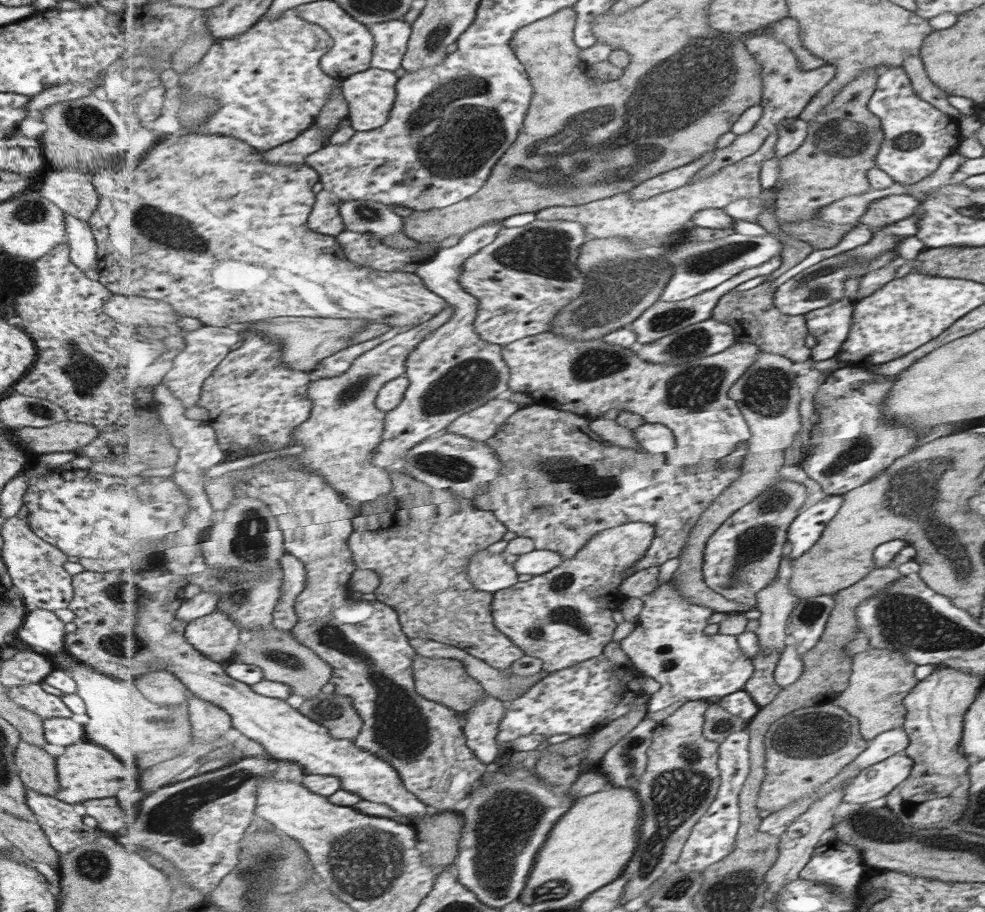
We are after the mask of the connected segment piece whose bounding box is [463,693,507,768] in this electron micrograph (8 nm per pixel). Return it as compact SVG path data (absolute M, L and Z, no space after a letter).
M486 693L484 699L478 702L464 719L463 727L468 746L491 768L493 760L499 756L497 740L506 709L506 703Z

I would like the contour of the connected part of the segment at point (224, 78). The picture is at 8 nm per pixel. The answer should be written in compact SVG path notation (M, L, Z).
M296 8L286 10L279 18L263 16L256 26L237 37L216 40L199 64L185 70L180 86L183 86L183 102L191 102L199 96L209 96L220 100L221 109L200 128L176 134L203 133L237 137L260 152L267 152L295 140L316 124L316 118L320 116L325 103L337 90L339 79L327 75L321 67L321 60L333 47L334 40L328 31L301 18Z

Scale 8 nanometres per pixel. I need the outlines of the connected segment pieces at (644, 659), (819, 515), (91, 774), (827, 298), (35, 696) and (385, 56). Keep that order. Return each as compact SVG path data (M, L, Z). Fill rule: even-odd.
M669 580L644 602L635 629L620 642L623 652L633 662L634 666L646 676L652 677L661 684L661 688L652 694L648 702L648 712L655 714L659 710L669 708L675 702L705 701L711 697L727 697L745 688L748 681L756 673L753 659L749 658L735 636L711 636L705 634L707 620L716 612L700 603L689 602L683 594L677 591L677 583Z
M826 495L824 498L809 506L805 514L799 514L797 522L793 522L789 529L788 559L803 557L813 547L819 538L825 524L835 516L837 508L841 506L840 495Z
M87 740L70 744L64 748L59 756L54 758L58 782L58 789L54 794L55 799L72 805L101 798L130 798L130 794L125 792L125 788L137 788L139 786L143 764L139 768L135 768L135 766L127 768L121 762L108 749ZM121 788L123 788L123 792L119 792Z
M839 253L829 258L825 258L819 261L817 264L809 266L788 281L783 283L776 289L776 306L777 310L781 310L781 314L795 316L805 315L811 310L818 310L825 306L829 306L832 302L845 297L844 282L847 281L850 276L861 277L873 270L880 269L885 266L889 259L893 259L895 256L885 256L885 254L872 258L871 261L863 261L862 263L854 263L851 259L846 257L845 253Z
M40 683L4 687L4 693L21 708L38 714L41 720L51 717L71 718L72 712L63 704L60 697L45 692Z
M404 18L390 20L369 26L376 39L372 68L402 71L403 56L408 53L409 40L412 38L412 25Z

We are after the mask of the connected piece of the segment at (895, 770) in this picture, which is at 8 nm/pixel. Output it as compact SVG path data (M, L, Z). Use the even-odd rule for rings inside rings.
M895 753L862 768L845 788L843 802L865 804L885 798L911 775L912 761L907 755Z

